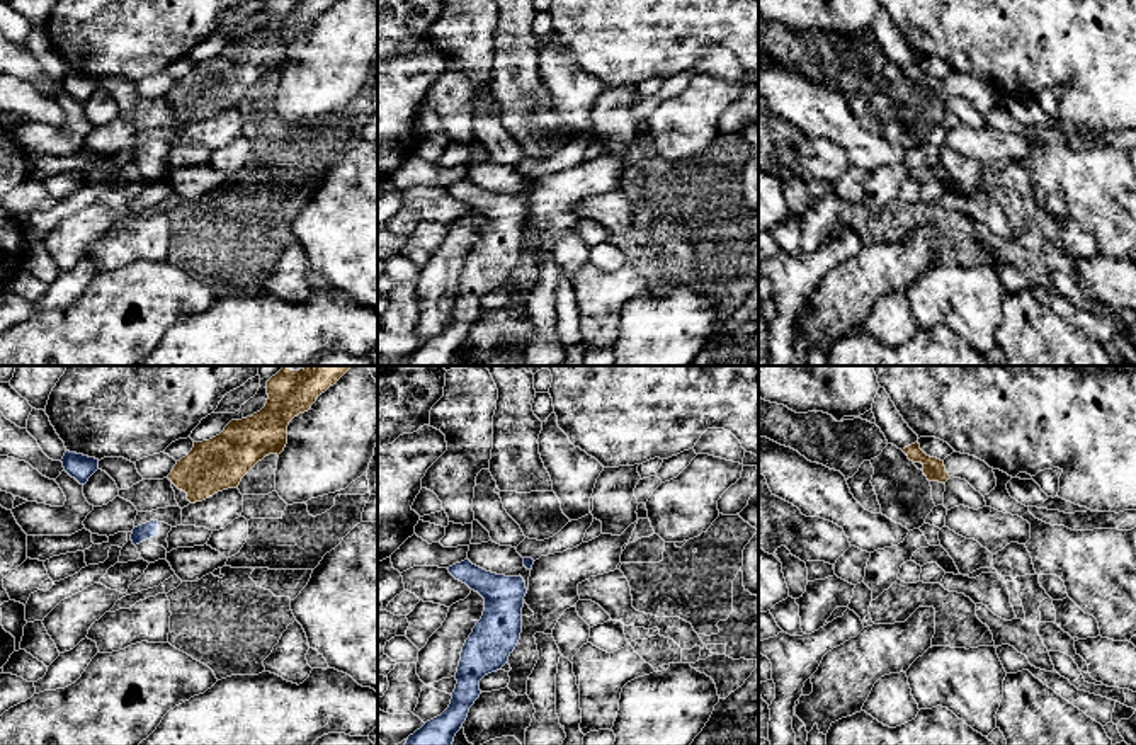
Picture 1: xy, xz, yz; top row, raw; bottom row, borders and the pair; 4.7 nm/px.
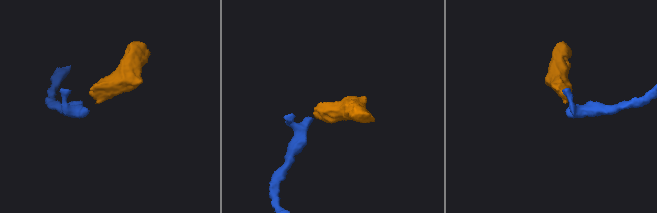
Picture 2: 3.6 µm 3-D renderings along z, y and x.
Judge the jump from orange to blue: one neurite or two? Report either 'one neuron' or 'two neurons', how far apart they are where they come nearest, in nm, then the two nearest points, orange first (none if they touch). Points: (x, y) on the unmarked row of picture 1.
two neurons; 180 nm apart; from orange across xy (187, 118), (157, 140)

